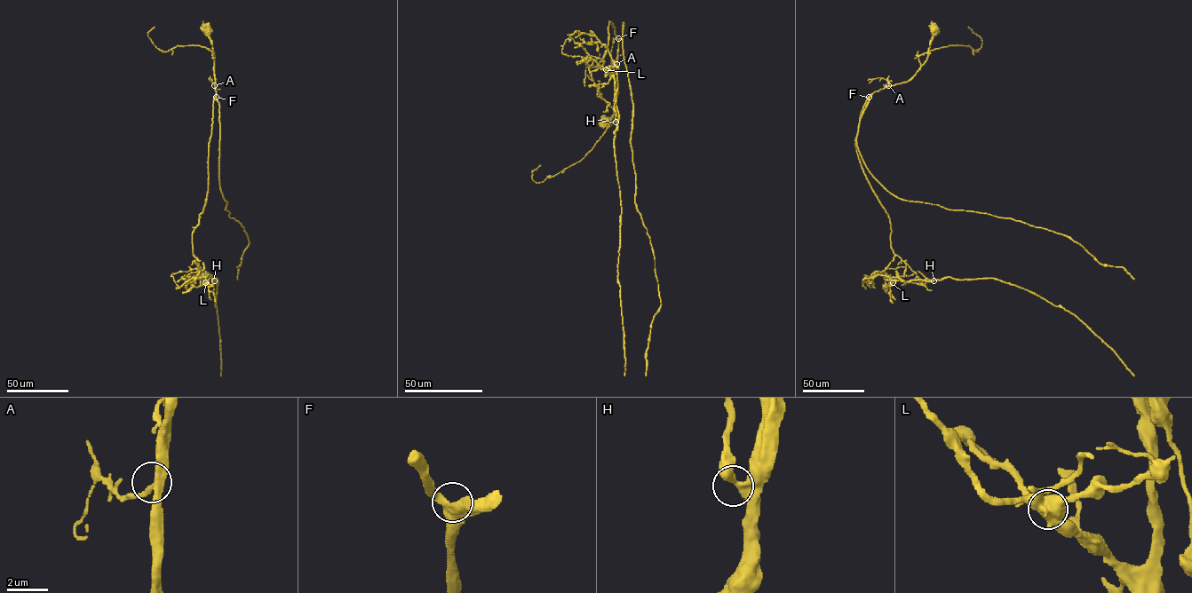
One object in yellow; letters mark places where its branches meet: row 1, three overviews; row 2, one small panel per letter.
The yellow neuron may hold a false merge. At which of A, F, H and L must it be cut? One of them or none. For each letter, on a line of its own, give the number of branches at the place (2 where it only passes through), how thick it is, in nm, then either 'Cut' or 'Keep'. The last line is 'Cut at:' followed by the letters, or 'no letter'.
A: Branches: 3. Thickness 320 nm. Keep
F: Branches: 3. Thickness 480 nm. Keep
H: Branches: 2. Thickness 480 nm. Keep
L: Branches: 4. Thickness 600 nm. Cut
Cut at: L

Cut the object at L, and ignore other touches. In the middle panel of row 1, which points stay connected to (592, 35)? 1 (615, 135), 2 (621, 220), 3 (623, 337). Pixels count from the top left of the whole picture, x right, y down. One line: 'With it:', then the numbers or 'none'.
With it: 1, 2, 3

